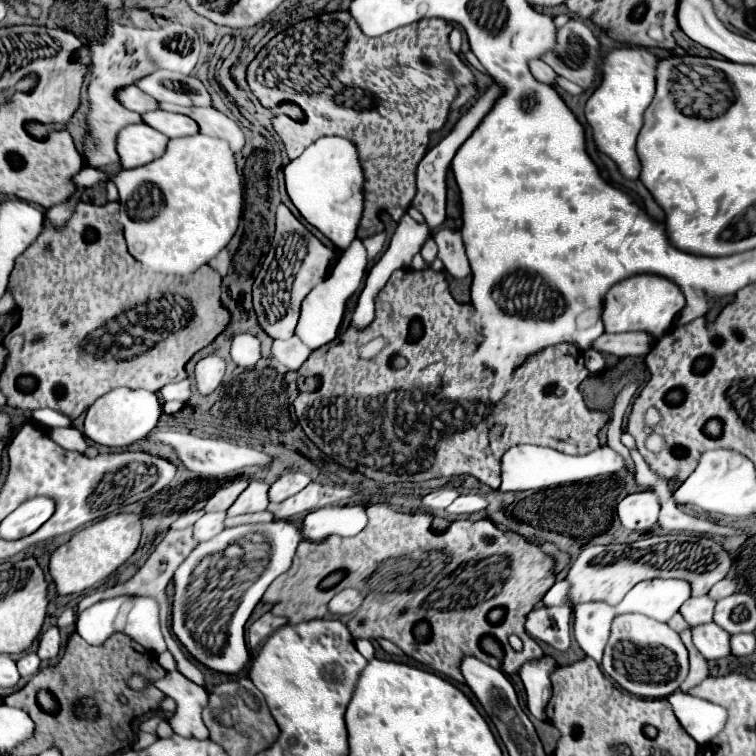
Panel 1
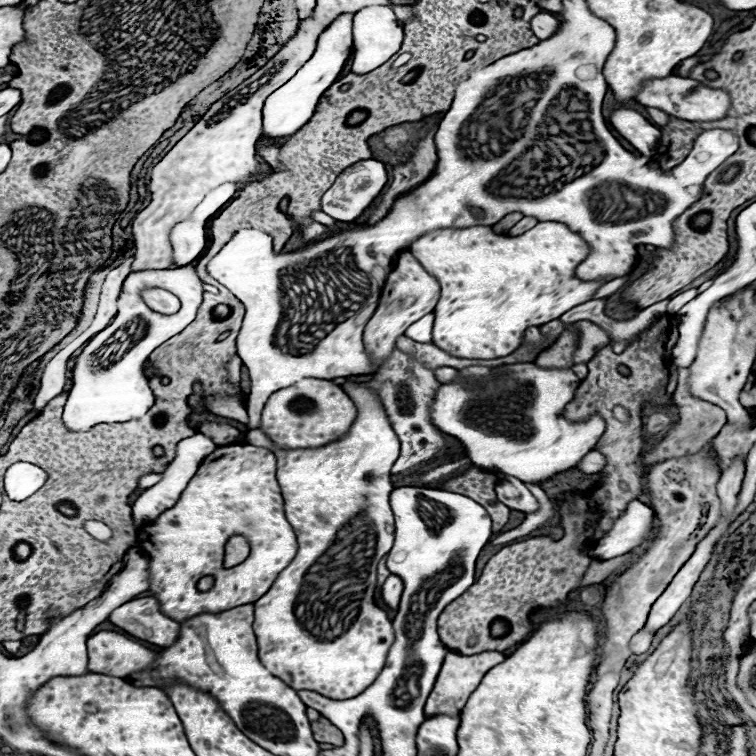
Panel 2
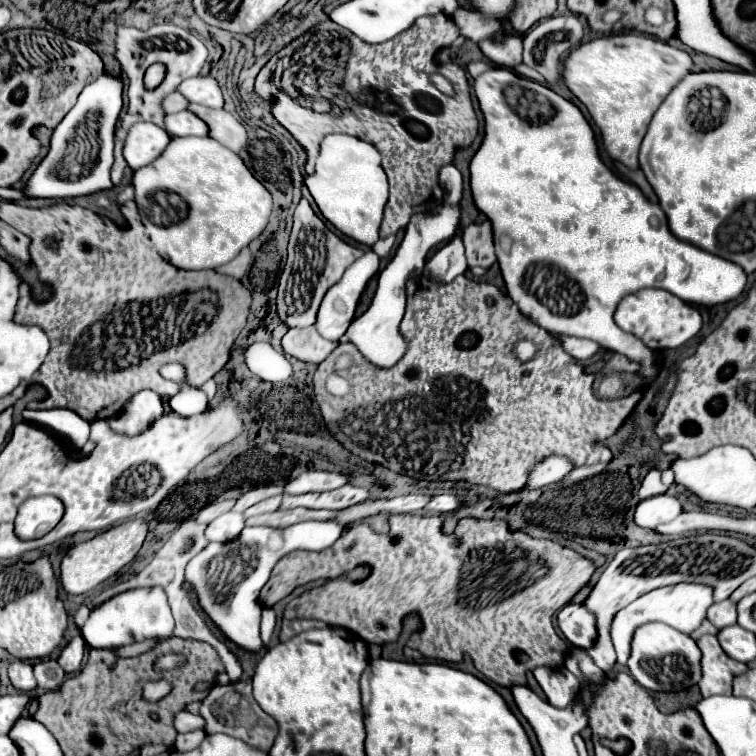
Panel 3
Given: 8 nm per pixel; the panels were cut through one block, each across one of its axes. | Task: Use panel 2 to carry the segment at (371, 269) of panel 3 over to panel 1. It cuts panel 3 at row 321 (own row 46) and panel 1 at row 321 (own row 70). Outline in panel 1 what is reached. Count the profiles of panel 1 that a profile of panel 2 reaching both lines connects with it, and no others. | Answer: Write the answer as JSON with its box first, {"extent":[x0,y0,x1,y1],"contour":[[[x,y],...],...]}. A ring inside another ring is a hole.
{"extent":[294,240,366,350],"contour":[[[352,240],[352,244],[346,250],[342,250],[340,256],[336,258],[332,272],[326,276],[326,280],[322,284],[318,284],[316,288],[312,288],[312,292],[308,292],[308,296],[302,300],[300,318],[298,318],[294,334],[308,348],[312,348],[312,350],[320,348],[338,336],[338,326],[344,316],[346,300],[358,290],[364,274],[366,274],[366,248],[360,240]]]}

